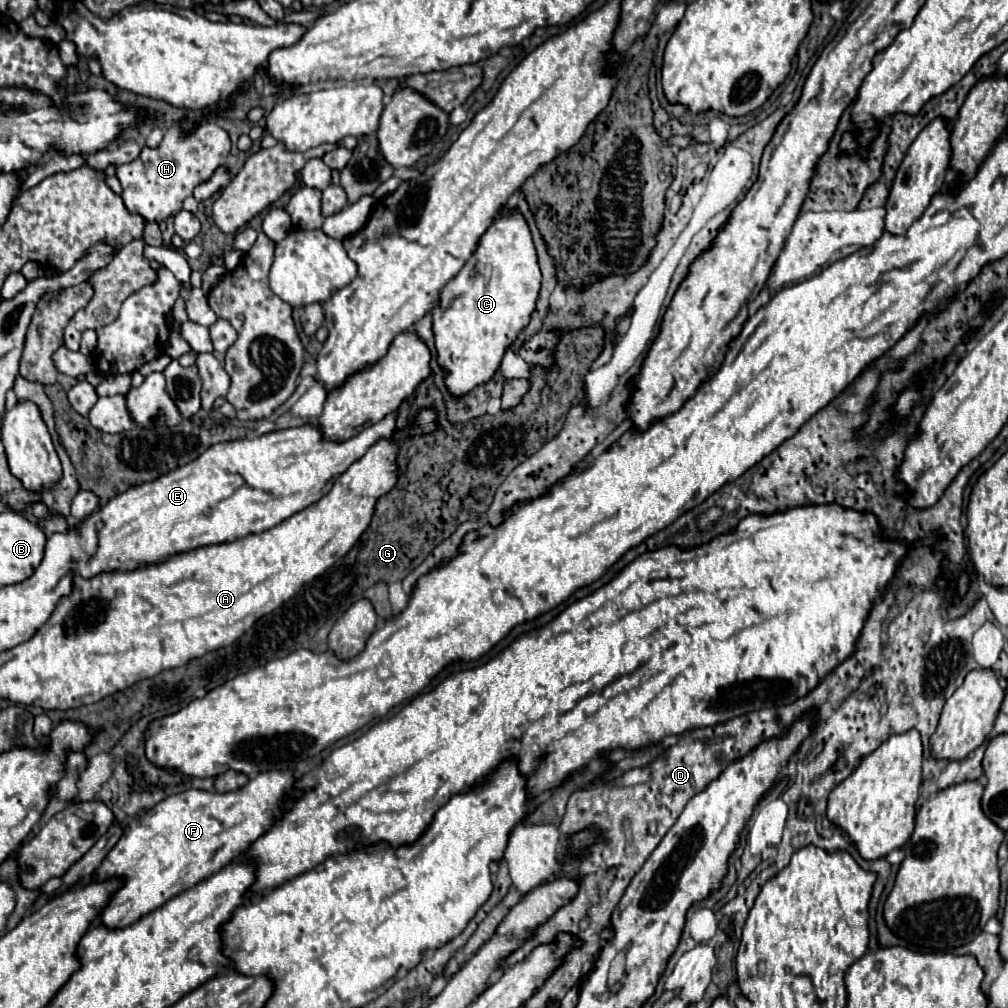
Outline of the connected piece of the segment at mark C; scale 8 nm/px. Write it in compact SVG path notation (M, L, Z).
M502 207L466 265L442 287L438 305L432 309L438 363L448 371L446 385L452 395L466 395L496 373L506 347L530 321L540 279L538 257L526 219L520 211Z

